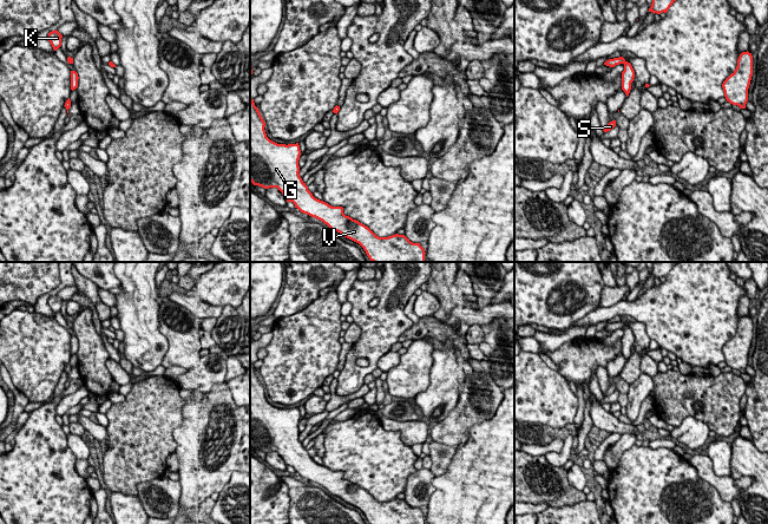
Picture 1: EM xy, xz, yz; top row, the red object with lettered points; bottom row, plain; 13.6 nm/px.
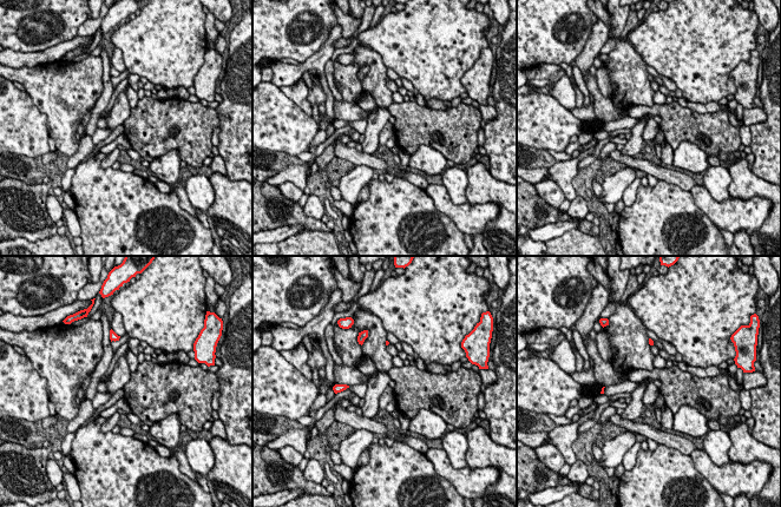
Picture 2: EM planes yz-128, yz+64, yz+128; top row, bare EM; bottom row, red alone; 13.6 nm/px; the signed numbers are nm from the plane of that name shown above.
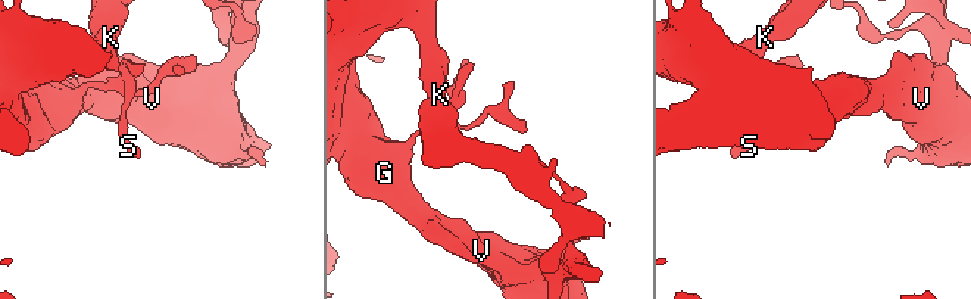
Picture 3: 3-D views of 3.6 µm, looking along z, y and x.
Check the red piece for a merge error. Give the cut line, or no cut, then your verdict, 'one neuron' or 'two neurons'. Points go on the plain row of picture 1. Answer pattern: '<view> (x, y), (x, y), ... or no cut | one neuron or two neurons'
yz (624, 328), (624, 351), (622, 353) | two neurons

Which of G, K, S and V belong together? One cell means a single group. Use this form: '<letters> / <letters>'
G V / K S

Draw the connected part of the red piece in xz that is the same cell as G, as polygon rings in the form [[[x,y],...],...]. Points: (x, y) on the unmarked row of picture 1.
[[[250,363],[250,446],[254,450],[277,452],[301,477],[359,507],[369,524],[425,524],[426,517],[420,507],[399,498],[379,502],[365,489],[346,480],[342,471],[332,471],[315,463],[298,438],[298,407],[277,408],[267,401],[264,391],[254,363]]]

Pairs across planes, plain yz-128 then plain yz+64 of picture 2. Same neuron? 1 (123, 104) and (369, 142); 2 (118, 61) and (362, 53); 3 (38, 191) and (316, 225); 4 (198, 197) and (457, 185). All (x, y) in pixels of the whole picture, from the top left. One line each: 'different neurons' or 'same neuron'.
1: same neuron
2: same neuron
3: same neuron
4: same neuron

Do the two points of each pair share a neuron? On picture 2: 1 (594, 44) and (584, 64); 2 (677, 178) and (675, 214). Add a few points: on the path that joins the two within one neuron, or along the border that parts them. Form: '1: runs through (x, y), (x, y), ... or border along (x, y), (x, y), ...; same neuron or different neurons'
1: runs through (591, 48), (585, 59); same neuron
2: border along (658, 179), (664, 179), (689, 191); different neurons

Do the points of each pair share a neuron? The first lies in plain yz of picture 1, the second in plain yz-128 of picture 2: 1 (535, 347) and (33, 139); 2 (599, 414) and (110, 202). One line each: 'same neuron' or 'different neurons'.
1: different neurons
2: different neurons

